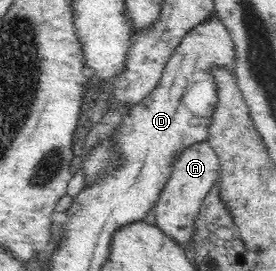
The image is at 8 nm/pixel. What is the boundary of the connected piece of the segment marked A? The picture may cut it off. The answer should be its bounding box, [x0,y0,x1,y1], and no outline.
[154,145,219,249]

